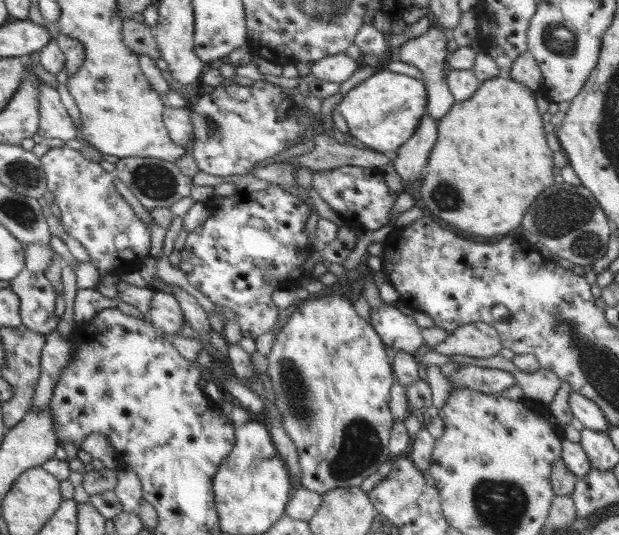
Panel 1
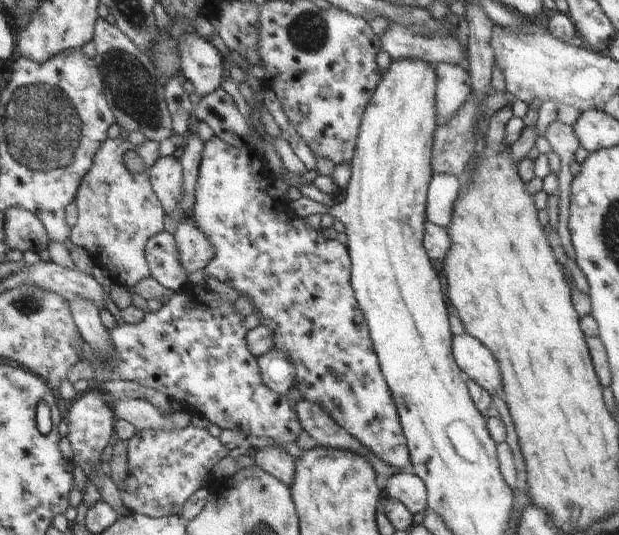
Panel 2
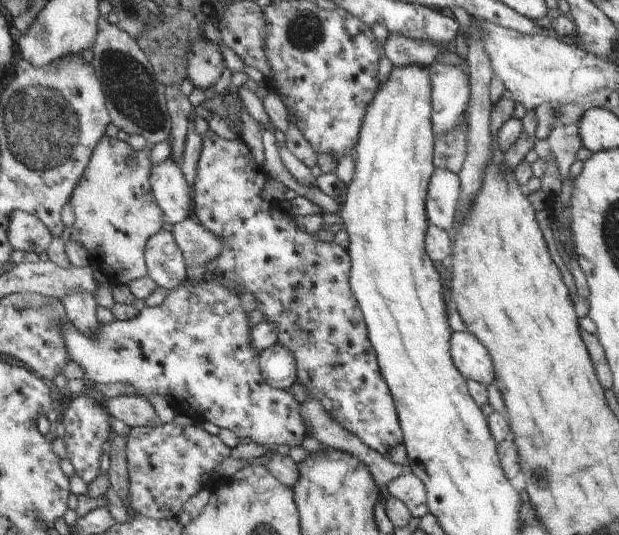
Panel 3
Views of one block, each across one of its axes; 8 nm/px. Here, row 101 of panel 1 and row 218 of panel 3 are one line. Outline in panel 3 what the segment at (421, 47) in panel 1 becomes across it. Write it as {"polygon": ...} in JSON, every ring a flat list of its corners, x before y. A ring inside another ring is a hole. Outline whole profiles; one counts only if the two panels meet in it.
{"polygon":[[435,167,425,201,429,223,450,233,456,226,460,198,461,187,458,176,445,168]]}

